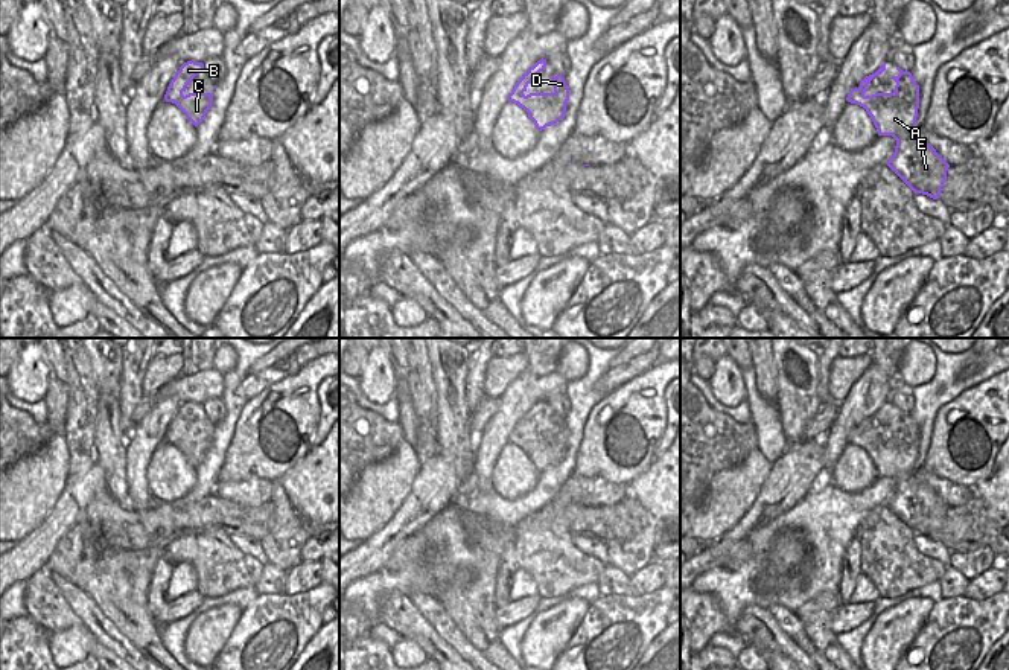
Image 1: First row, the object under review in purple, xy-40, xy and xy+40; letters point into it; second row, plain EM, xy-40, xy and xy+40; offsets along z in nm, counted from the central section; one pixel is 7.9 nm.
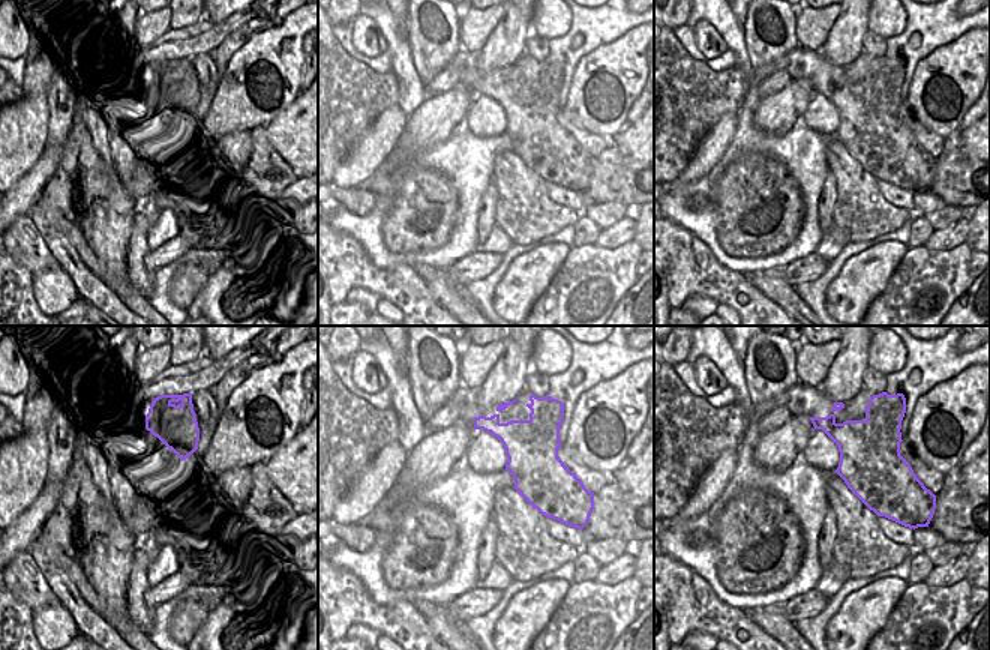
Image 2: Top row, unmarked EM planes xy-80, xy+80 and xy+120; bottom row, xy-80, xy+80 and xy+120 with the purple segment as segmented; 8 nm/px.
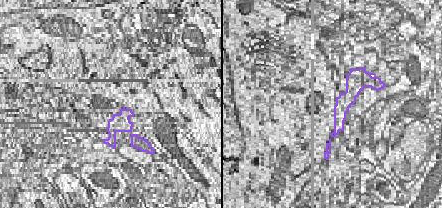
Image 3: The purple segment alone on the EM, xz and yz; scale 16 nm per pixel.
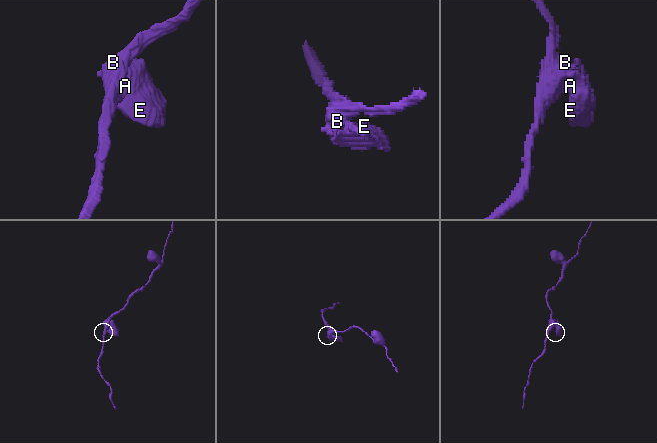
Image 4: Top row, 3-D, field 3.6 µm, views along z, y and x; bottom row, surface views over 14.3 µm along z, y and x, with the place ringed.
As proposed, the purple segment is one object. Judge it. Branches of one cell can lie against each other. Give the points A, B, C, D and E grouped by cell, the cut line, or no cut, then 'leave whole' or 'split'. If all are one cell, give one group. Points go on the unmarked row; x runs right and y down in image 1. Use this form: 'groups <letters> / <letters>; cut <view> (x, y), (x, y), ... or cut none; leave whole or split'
groups A C D E / B; cut xy-40 (180, 431), (171, 440), (186, 456); split

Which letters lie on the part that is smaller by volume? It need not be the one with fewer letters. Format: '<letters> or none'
A, C, D, E

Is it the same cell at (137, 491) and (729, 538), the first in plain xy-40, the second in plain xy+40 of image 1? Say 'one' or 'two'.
two

